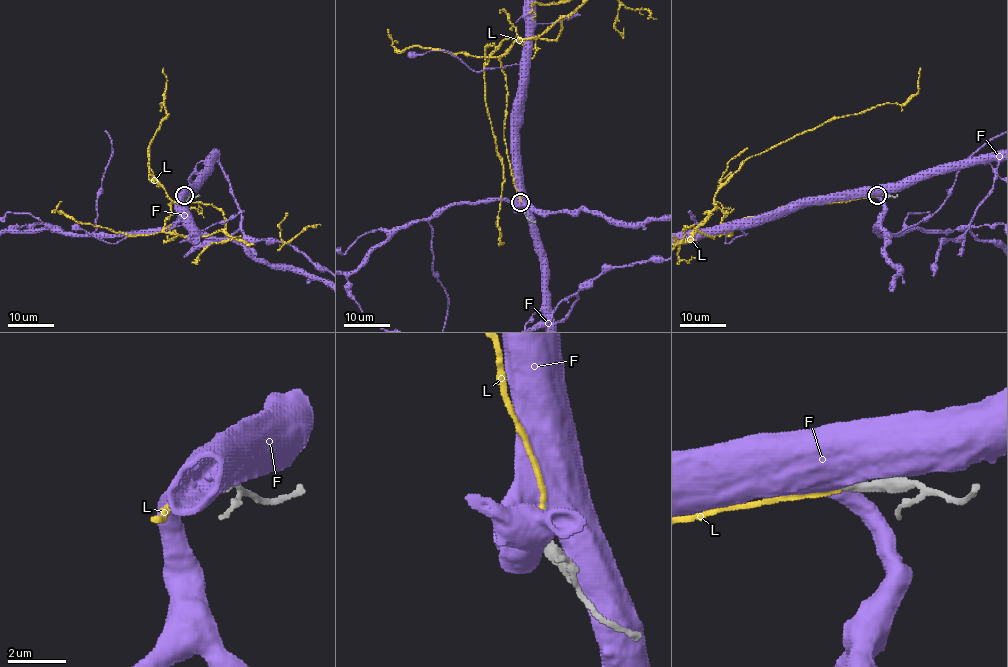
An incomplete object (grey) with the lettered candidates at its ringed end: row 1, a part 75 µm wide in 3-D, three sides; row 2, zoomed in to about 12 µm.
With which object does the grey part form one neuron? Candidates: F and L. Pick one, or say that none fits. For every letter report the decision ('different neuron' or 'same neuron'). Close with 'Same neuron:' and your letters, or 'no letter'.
F: different neuron
L: same neuron
Same neuron: L

